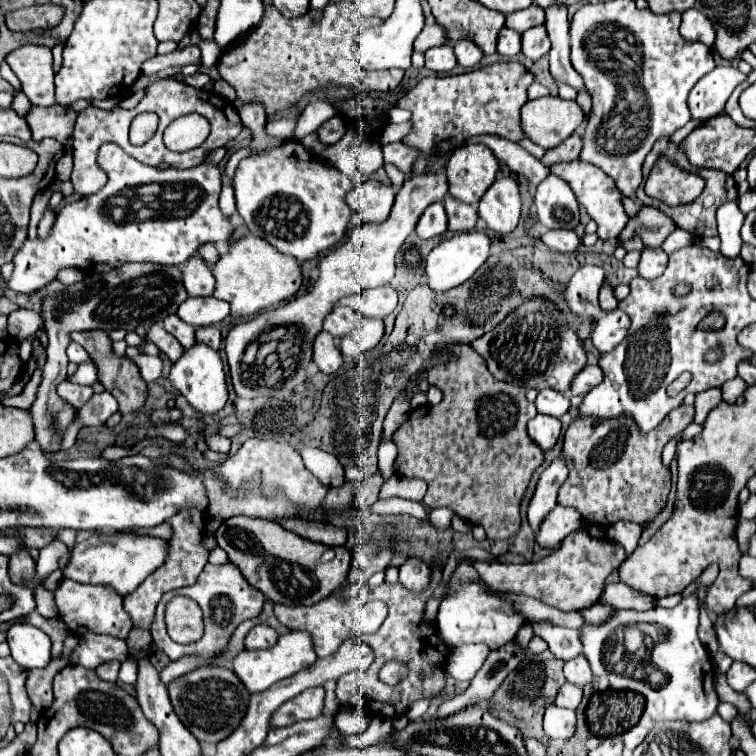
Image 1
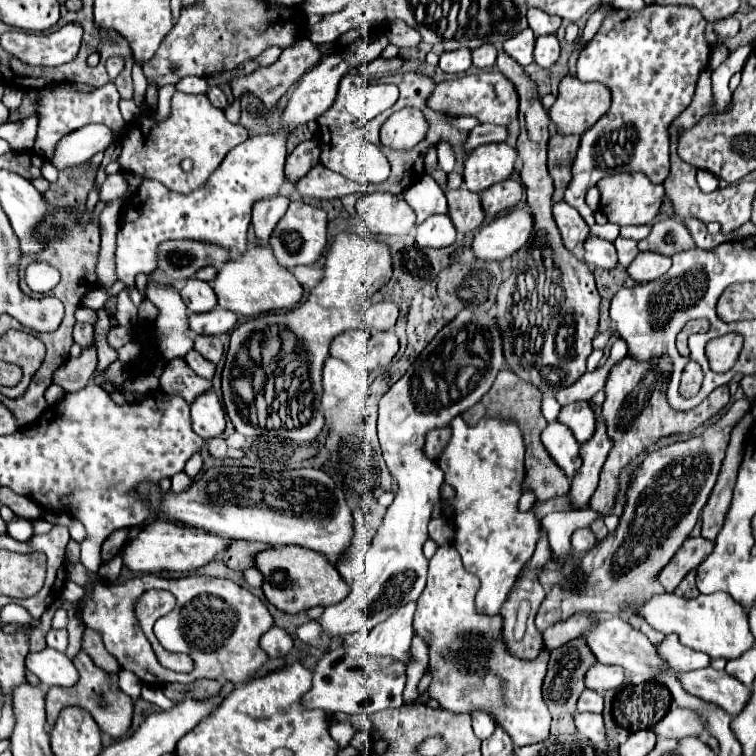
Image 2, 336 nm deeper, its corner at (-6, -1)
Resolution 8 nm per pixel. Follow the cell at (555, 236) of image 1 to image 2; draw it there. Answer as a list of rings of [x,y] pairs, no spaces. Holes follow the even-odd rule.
[[[588,237],[584,243],[586,249],[586,263],[602,269],[614,269],[618,265],[616,257],[616,247],[610,241],[598,239],[598,237]]]

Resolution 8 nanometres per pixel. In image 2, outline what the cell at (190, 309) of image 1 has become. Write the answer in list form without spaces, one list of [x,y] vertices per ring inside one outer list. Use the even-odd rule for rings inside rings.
[[[216,307],[208,313],[190,315],[190,329],[192,333],[198,333],[198,335],[220,335],[220,333],[230,333],[236,321],[238,321],[236,313]]]

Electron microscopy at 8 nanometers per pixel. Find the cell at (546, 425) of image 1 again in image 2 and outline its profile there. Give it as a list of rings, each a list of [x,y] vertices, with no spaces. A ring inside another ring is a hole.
[[[550,423],[544,433],[542,433],[542,443],[548,449],[548,453],[552,455],[552,459],[556,461],[556,465],[564,471],[564,475],[568,479],[572,479],[576,475],[576,471],[582,465],[580,459],[580,445],[574,439],[574,435],[570,433],[570,429],[564,423]]]

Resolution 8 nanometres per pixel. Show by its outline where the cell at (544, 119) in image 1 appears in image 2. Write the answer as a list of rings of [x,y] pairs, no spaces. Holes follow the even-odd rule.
[[[566,75],[558,87],[558,99],[550,109],[550,119],[562,135],[582,135],[610,109],[610,89],[602,83],[584,83]]]

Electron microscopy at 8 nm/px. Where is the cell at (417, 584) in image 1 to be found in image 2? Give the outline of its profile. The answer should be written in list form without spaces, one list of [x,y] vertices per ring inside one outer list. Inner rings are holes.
[[[450,545],[438,547],[436,555],[430,559],[428,583],[418,599],[418,609],[414,615],[414,633],[422,637],[430,649],[428,669],[432,671],[432,681],[426,689],[428,697],[438,701],[446,711],[454,715],[474,711],[488,713],[498,727],[502,727],[516,747],[540,743],[548,737],[552,715],[542,699],[542,683],[548,671],[550,651],[544,647],[536,659],[520,659],[510,655],[504,635],[502,635],[502,615],[482,615],[476,611],[474,597],[476,597],[476,577],[462,567],[458,551]]]

